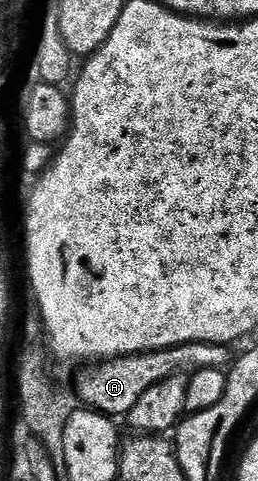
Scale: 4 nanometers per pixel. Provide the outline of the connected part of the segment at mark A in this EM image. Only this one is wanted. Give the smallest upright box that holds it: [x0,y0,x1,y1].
[76,342,232,416]

